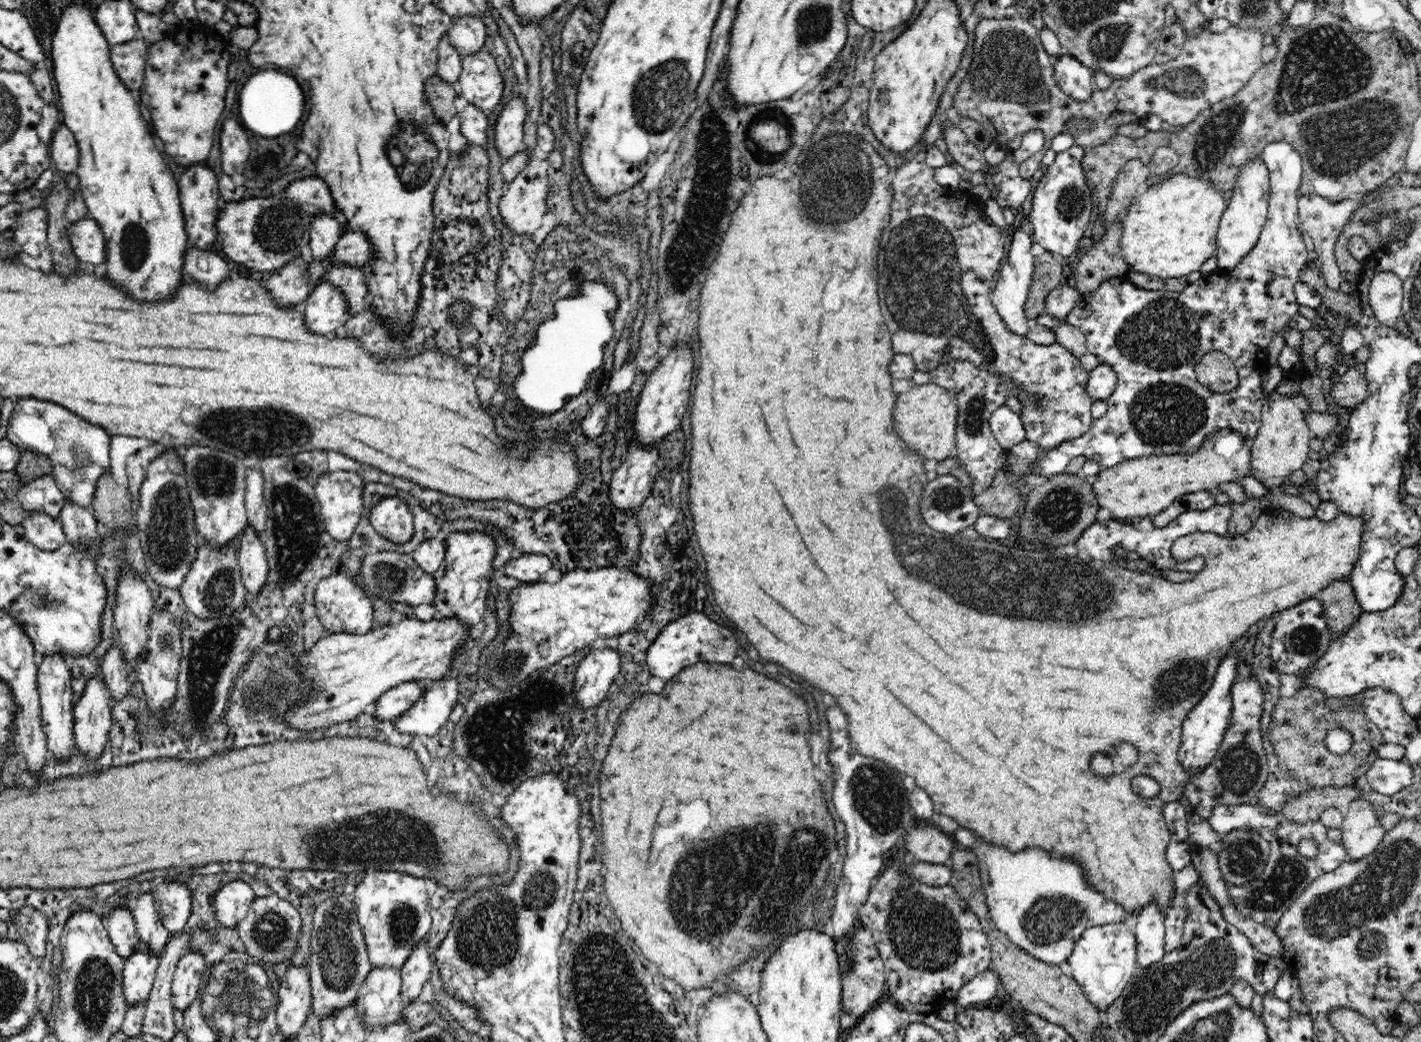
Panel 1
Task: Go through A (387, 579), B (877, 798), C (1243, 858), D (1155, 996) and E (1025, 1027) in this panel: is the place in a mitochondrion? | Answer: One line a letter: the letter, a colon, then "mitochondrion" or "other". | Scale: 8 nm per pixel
A: mitochondrion
B: mitochondrion
C: mitochondrion
D: mitochondrion
E: other

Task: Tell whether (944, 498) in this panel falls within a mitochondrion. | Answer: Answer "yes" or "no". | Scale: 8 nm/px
yes

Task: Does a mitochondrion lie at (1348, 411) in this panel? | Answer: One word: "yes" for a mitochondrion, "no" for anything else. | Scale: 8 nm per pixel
no

